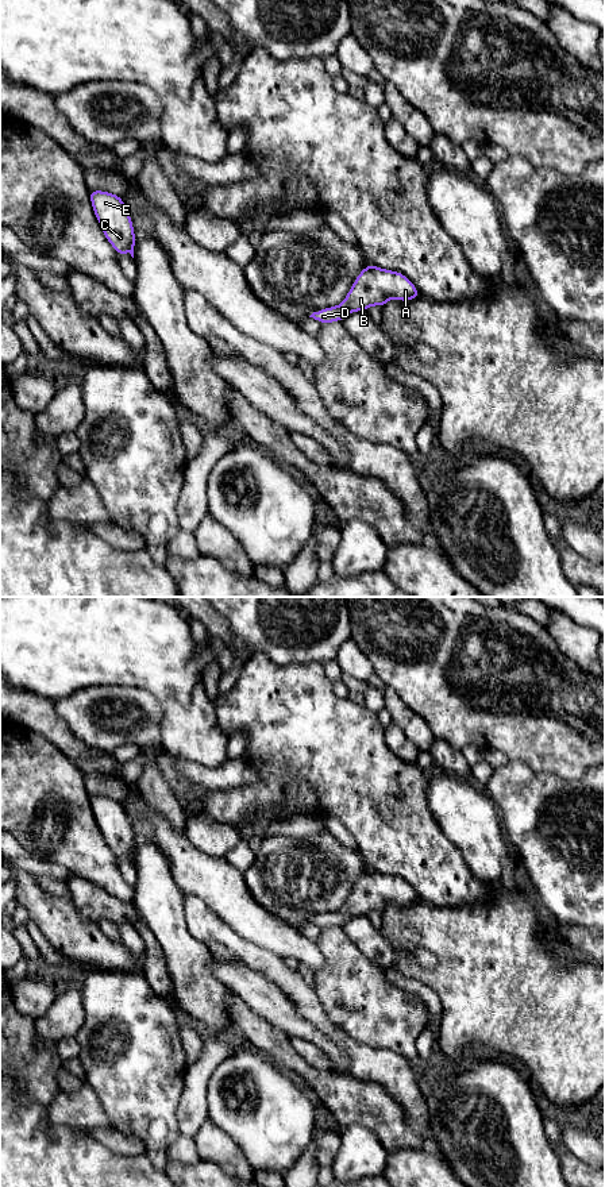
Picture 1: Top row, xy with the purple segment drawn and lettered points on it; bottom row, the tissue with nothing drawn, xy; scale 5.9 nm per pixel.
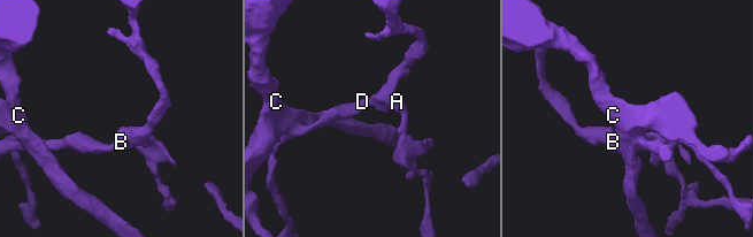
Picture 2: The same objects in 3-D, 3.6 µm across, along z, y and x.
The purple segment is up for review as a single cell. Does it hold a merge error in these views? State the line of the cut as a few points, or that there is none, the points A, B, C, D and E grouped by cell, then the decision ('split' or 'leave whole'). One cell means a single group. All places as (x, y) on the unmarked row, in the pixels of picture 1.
cut none; groups A B C D E; leave whole

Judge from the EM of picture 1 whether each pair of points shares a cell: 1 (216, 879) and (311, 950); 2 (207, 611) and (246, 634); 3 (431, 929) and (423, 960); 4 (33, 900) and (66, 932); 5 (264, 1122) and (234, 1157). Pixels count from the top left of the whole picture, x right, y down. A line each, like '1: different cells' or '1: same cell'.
1: same cell
2: different cells
3: different cells
4: same cell
5: different cells

